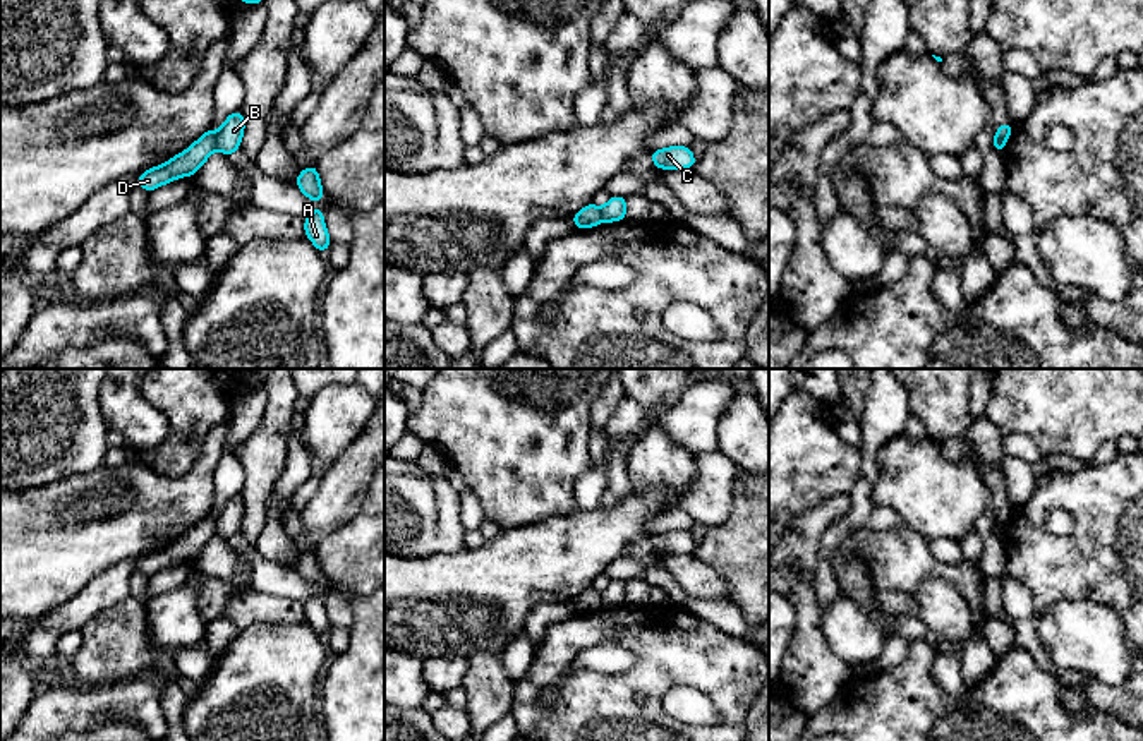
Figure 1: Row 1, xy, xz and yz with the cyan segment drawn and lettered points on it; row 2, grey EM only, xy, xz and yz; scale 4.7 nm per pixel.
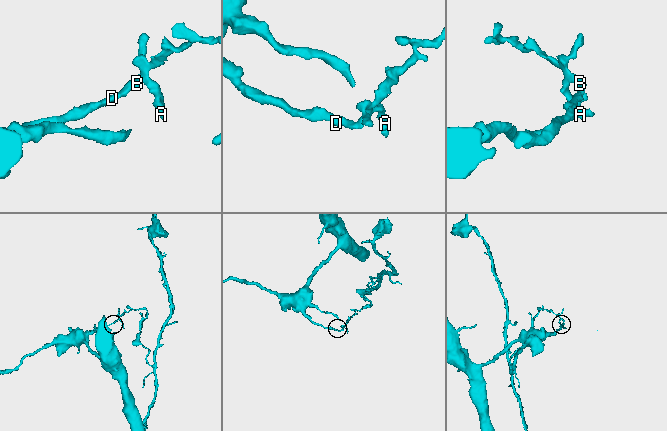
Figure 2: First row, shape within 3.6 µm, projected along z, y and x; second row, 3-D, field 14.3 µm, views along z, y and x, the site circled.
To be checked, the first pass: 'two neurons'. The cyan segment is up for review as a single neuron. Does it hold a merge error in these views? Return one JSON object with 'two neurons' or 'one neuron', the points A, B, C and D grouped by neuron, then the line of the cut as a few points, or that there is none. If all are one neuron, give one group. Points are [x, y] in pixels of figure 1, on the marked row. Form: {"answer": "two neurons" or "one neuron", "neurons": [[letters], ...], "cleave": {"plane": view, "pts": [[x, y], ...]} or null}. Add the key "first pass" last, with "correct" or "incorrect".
{"answer": "two neurons", "neurons": [["A", "B", "C"], ["D"]], "cleave": {"plane": "xy", "pts": [[218, 134], [215, 148]]}, "first pass": "correct"}

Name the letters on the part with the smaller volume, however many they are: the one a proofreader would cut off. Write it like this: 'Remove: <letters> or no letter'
Remove: A, B, C

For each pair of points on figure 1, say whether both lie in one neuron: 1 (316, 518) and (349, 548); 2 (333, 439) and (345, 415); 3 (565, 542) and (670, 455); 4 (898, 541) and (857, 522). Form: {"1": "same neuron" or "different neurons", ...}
{"1": "different neurons", "2": "same neuron", "3": "different neurons", "4": "different neurons"}

